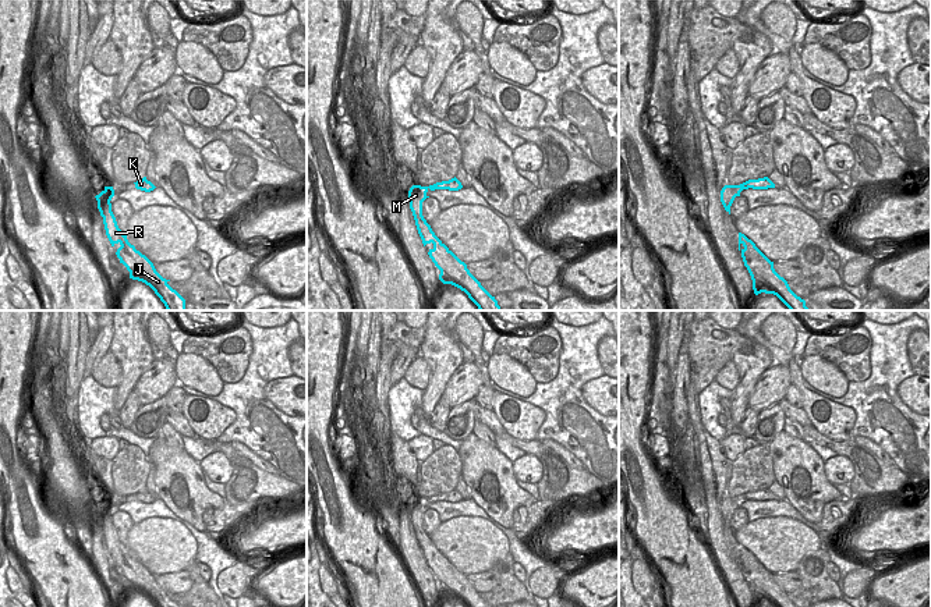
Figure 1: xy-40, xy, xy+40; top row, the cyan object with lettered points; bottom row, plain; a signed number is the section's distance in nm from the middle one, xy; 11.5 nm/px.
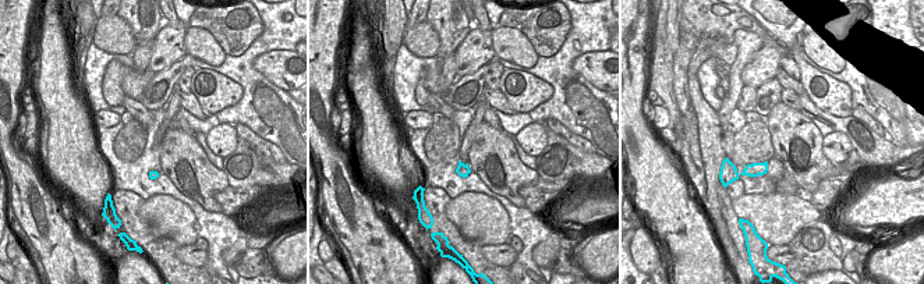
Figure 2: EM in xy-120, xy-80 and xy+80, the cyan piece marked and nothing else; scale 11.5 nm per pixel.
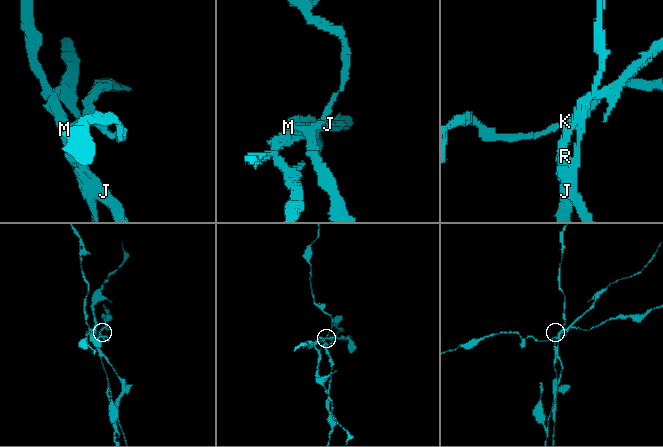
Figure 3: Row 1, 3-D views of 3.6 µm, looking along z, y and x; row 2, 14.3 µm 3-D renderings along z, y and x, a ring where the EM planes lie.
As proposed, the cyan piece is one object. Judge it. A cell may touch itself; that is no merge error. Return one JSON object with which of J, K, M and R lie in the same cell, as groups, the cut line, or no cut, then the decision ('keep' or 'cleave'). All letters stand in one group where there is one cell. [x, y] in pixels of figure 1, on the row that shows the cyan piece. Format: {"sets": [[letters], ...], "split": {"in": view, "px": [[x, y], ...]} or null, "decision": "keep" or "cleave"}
{"sets": [["J", "M", "R"], ["K"]], "split": {"in": "xy+40", "px": [[733, 185], [746, 188]]}, "decision": "cleave"}

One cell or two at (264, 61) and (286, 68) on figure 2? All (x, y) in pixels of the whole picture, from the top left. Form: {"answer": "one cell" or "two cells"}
{"answer": "one cell"}

